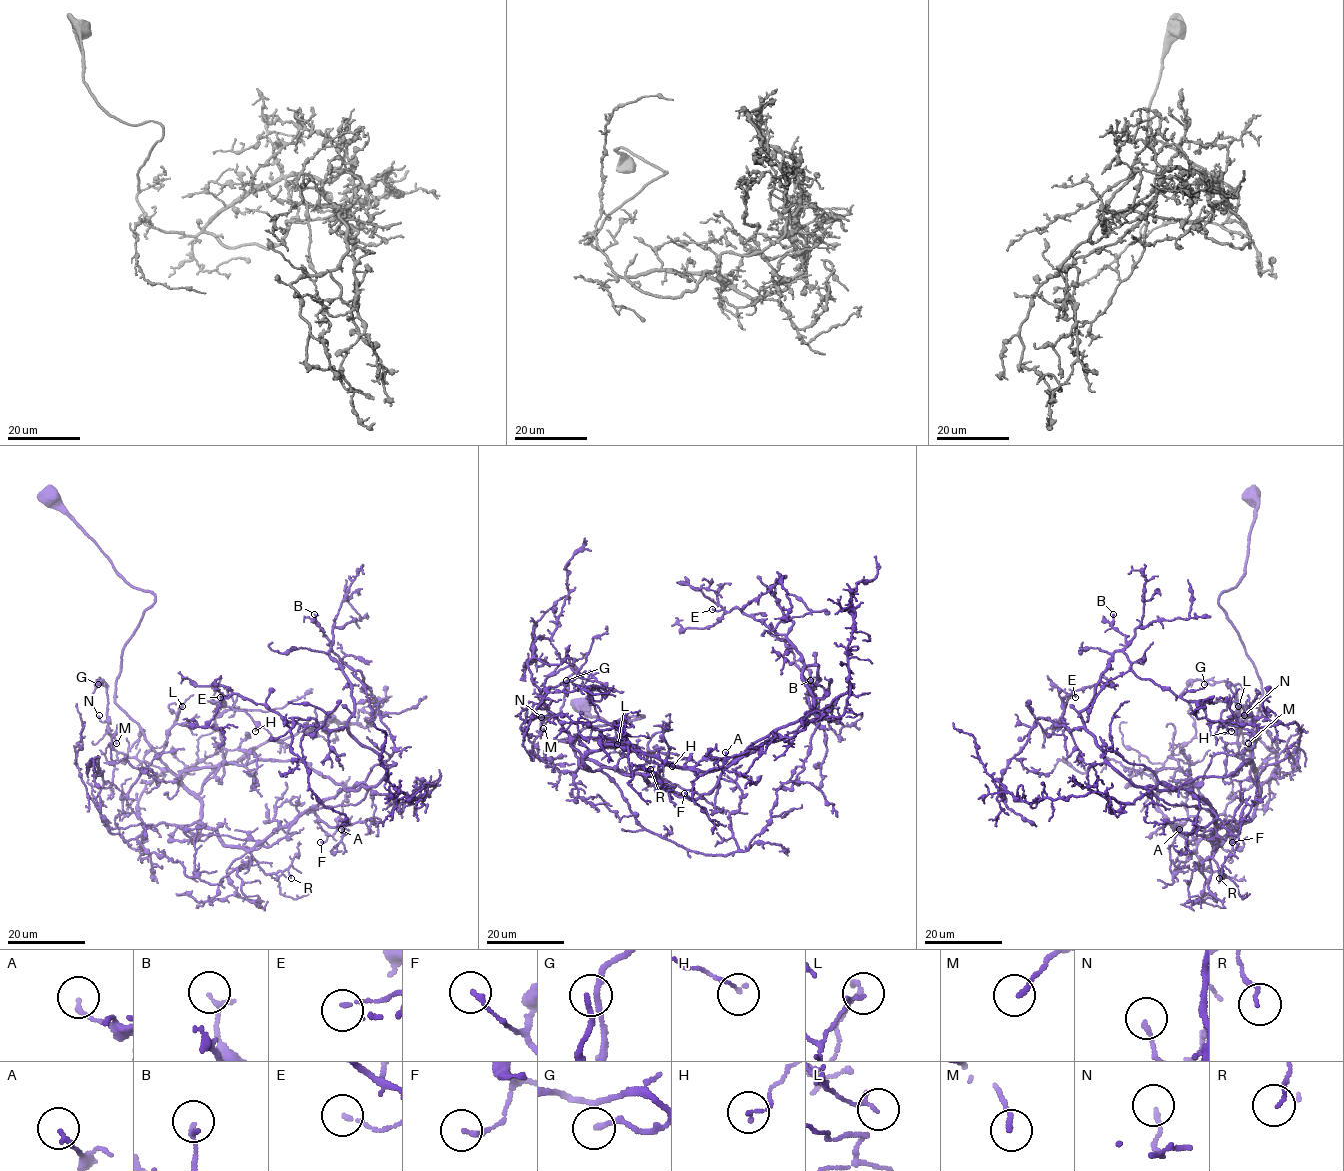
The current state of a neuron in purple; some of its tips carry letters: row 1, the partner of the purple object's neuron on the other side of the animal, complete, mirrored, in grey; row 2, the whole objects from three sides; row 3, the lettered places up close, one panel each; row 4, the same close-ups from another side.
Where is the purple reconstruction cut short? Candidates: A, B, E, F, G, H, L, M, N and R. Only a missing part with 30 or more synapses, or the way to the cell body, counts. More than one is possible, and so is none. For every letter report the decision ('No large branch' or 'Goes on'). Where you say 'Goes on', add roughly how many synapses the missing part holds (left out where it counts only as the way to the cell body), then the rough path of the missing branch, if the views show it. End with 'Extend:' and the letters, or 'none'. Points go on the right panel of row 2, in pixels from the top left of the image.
A: No large branch
B: No large branch
E: No large branch
F: No large branch
G: No large branch
H: No large branch
L: No large branch
M: Goes on. Roughly 30 synapses. Course of what is missing: (1248, 743), (1245, 748), (1236, 749), (1225, 740), (1198, 733), (1189, 723)
N: No large branch
R: No large branch
Extend: M

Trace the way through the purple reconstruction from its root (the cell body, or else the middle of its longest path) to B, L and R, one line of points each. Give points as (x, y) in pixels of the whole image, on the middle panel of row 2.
B: (584, 703), (644, 716), (554, 738), (700, 798), (810, 712), (816, 665), (808, 700), (810, 680)
L: (584, 703), (584, 714), (610, 724), (644, 716), (554, 738), (573, 744), (580, 737), (596, 737), (617, 744)
R: (584, 703), (610, 724), (644, 716), (554, 738), (570, 741), (582, 766), (613, 744), (650, 769)

